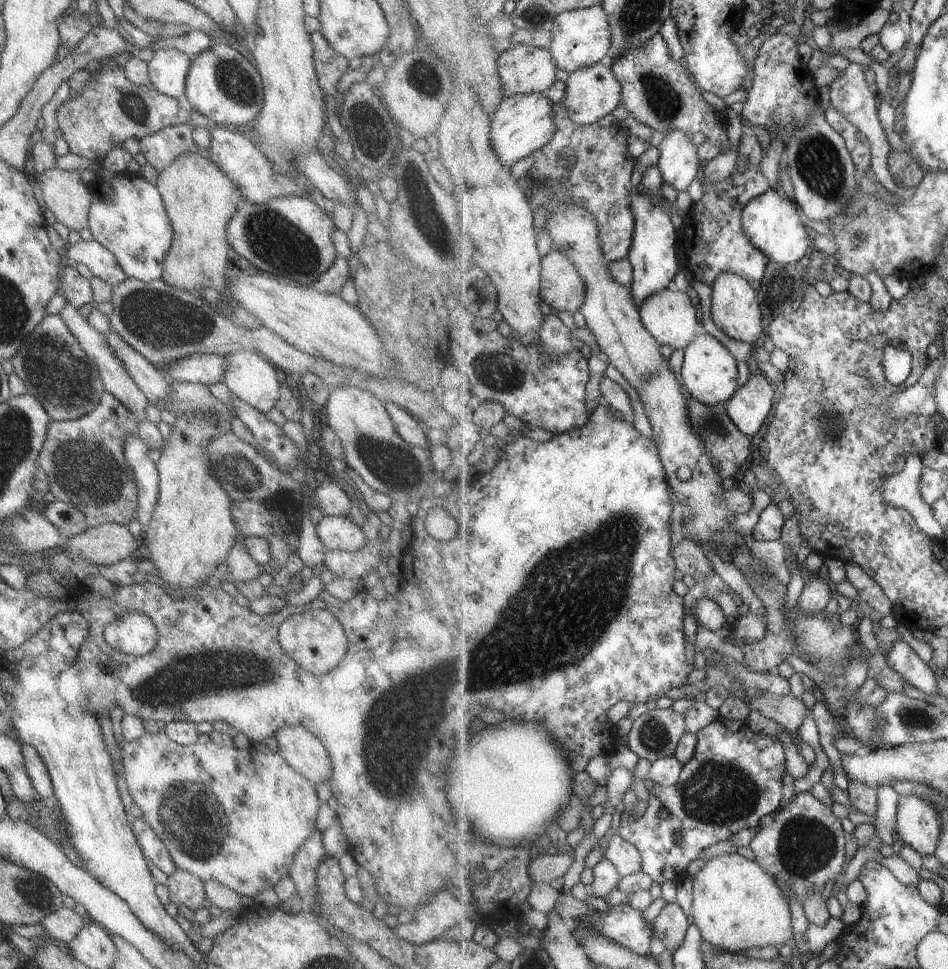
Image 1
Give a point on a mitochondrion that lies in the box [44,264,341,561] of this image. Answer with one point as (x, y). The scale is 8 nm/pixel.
(88, 471)

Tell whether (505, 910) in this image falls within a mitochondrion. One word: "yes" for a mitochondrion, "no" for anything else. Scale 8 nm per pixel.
no

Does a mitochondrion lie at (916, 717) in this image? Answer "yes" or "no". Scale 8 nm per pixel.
yes

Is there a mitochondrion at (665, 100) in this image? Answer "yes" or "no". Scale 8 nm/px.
yes

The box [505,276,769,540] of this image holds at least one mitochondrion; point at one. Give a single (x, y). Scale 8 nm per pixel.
(713, 426)

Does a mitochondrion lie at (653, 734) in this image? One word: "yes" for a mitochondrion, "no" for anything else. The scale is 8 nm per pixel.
yes

